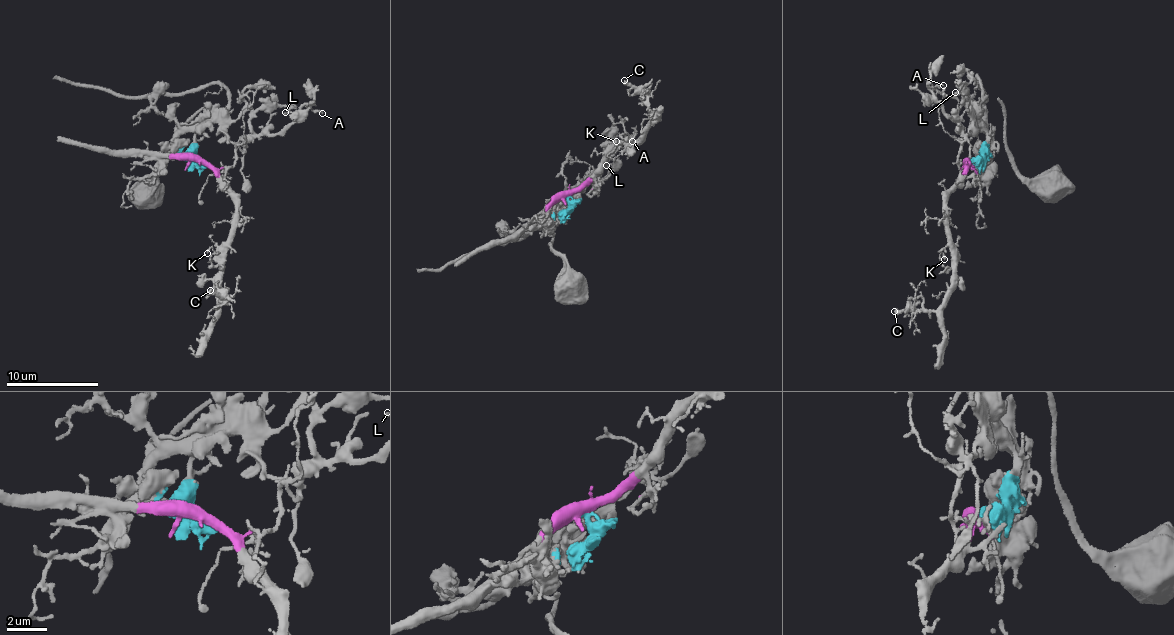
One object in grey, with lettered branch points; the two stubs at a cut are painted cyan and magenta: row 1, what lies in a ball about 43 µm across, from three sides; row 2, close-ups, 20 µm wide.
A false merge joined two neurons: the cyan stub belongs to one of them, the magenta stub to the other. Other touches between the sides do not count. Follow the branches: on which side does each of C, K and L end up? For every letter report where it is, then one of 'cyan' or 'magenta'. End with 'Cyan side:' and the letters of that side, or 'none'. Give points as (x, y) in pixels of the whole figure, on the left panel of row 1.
C: (210, 290) | magenta
K: (207, 253) | magenta
L: (285, 112) | cyan
Cyan side: L

